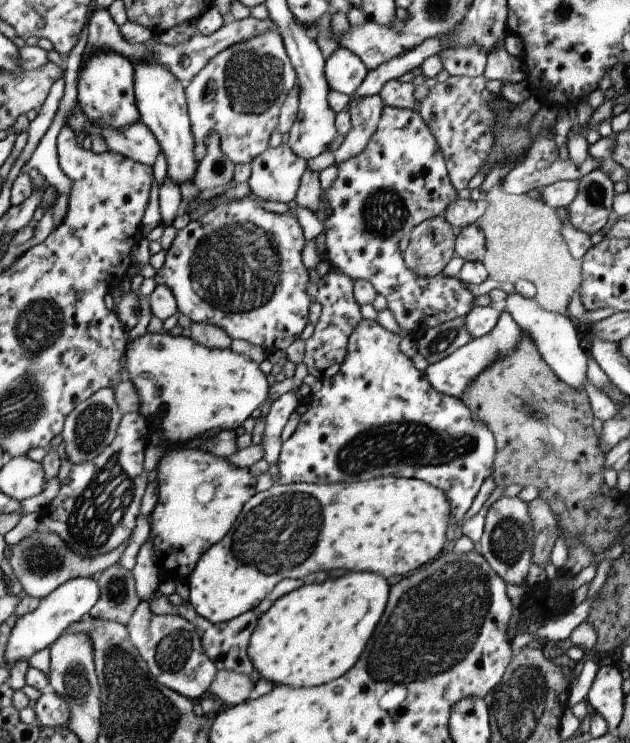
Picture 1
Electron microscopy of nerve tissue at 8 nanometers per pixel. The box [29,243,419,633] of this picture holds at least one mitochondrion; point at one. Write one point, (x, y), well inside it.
(279, 533)

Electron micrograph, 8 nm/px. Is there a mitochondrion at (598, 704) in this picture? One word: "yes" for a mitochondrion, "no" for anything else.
no

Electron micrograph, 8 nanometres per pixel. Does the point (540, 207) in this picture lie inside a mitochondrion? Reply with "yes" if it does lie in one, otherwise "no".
no

